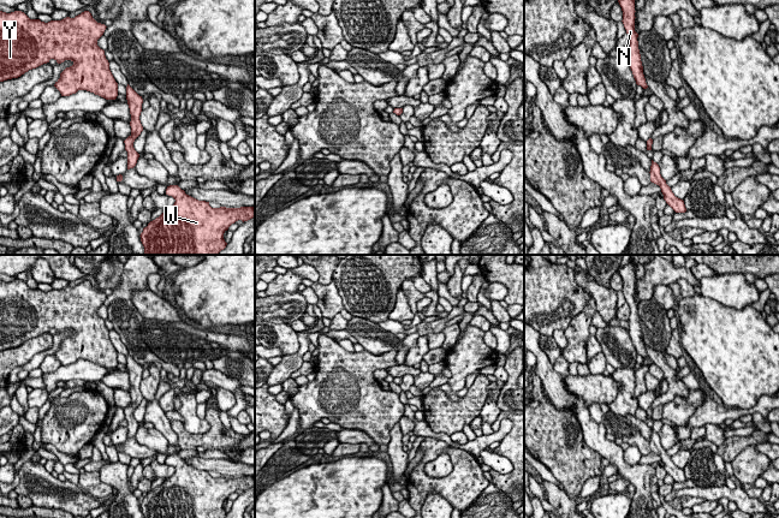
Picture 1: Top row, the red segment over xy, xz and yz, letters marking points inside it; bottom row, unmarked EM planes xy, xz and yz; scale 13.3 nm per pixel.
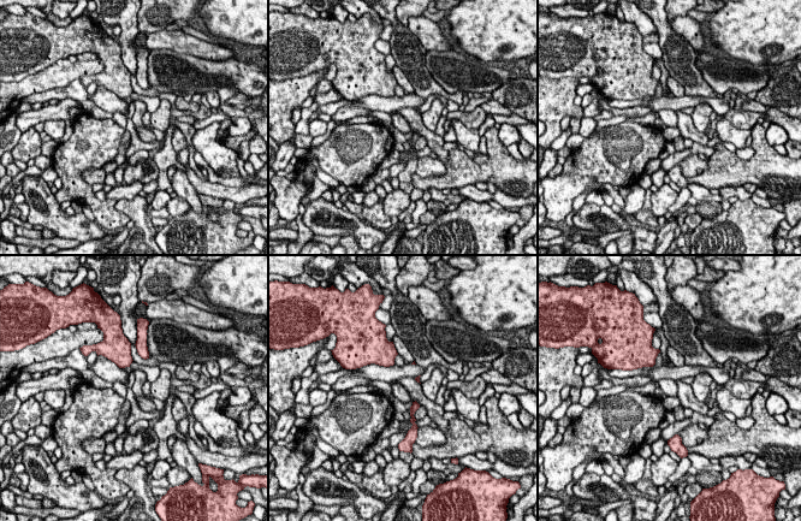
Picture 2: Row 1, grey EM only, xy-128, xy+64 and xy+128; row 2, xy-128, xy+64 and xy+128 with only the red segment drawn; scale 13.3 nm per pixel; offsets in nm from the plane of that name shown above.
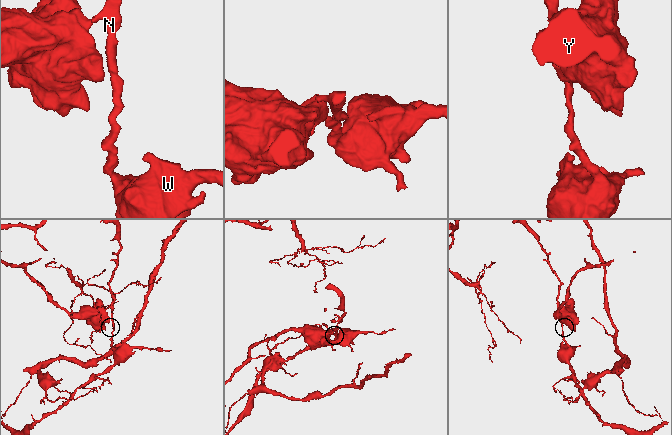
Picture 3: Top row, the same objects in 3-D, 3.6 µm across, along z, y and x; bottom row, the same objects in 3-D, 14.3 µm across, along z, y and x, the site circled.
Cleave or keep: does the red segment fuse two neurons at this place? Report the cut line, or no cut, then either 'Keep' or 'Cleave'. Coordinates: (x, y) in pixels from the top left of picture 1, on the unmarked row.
Split along xy (125, 412), (134, 417). Cleave

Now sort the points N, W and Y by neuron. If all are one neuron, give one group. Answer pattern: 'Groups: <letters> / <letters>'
Groups: N Y / W

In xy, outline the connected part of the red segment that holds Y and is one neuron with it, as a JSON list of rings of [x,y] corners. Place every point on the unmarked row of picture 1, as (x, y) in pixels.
[[[0,280],[0,351],[18,347],[50,328],[58,333],[71,329],[73,334],[54,353],[61,365],[87,359],[115,369],[118,352],[105,320],[97,315],[106,297],[89,280],[48,292],[30,288],[22,280]]]

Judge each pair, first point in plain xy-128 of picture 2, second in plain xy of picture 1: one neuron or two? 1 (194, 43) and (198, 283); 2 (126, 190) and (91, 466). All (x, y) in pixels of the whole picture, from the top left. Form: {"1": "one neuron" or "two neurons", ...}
{"1": "two neurons", "2": "one neuron"}

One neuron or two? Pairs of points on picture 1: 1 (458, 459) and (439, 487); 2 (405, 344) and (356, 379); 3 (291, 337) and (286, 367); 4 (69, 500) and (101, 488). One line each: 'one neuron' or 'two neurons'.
1: one neuron
2: two neurons
3: two neurons
4: two neurons

